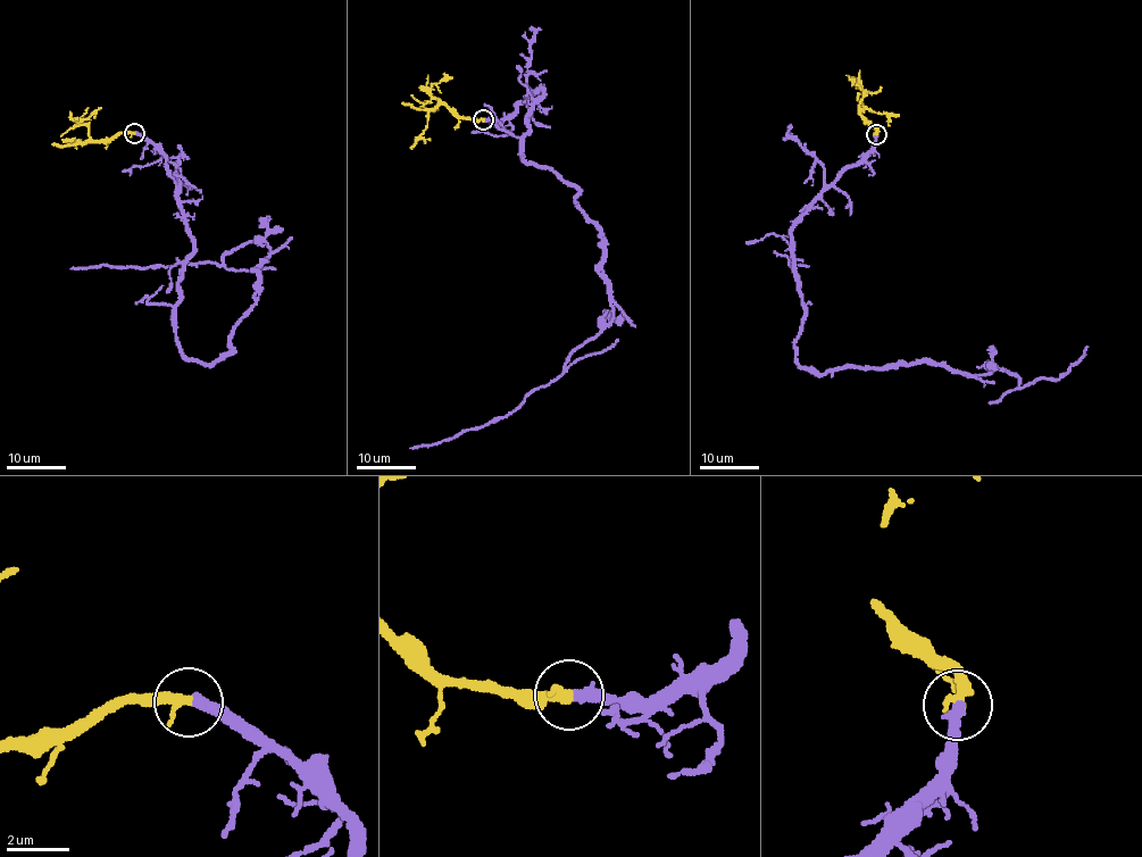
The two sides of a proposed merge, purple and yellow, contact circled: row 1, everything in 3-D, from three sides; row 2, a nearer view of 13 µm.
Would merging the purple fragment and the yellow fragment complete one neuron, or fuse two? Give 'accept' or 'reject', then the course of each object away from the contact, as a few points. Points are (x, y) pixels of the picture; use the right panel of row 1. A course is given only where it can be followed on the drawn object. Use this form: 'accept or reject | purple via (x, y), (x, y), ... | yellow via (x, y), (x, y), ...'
accept | purple via (876, 134), (790, 230), (799, 365), (1002, 367), (1020, 388), (1059, 380), (1086, 346) | yellow via (876, 134), (876, 127), (859, 111), (859, 102), (864, 93), (878, 91), (882, 88)

